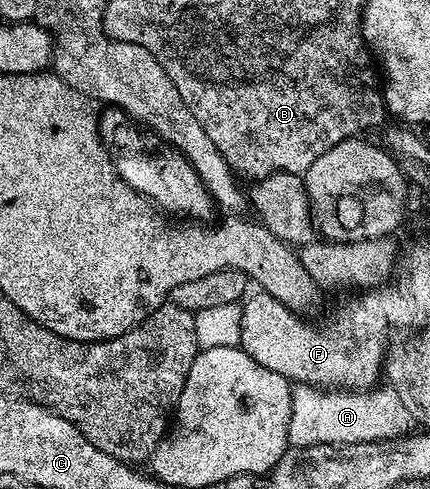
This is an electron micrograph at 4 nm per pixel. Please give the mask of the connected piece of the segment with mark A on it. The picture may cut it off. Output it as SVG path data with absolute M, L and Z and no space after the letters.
M295 384L291 393L288 443L293 447L316 444L364 444L400 438L404 434L409 434L413 425L409 409L403 404L398 391L391 385L380 385L371 391L352 392Z

